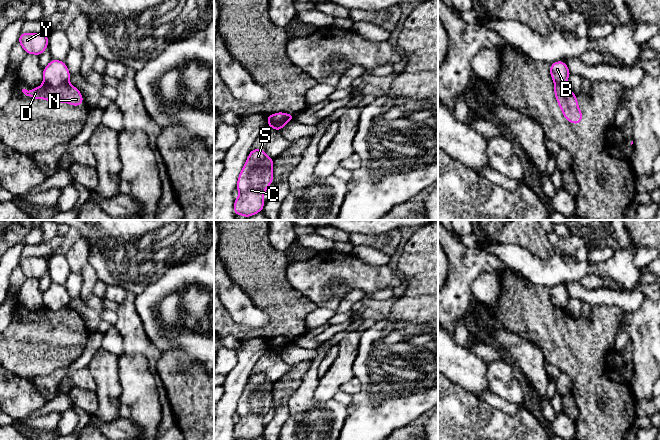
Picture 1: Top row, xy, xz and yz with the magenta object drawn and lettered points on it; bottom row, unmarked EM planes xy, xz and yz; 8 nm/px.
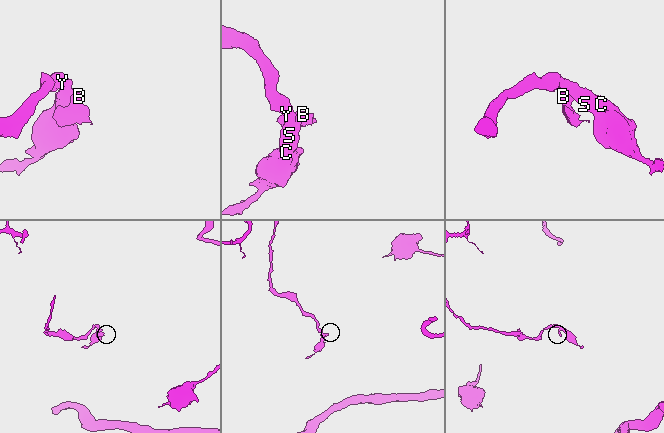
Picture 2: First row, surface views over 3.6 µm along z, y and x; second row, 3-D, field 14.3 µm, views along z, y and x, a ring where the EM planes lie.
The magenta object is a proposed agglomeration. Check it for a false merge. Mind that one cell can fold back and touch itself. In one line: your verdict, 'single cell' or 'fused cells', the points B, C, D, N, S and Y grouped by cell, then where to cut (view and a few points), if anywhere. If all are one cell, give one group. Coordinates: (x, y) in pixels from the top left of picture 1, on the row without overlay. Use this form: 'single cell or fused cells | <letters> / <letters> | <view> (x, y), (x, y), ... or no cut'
fused cells | B C S Y / D N | xy (67, 306), (56, 310), (44, 308)

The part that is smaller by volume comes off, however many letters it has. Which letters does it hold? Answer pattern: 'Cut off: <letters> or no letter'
Cut off: D, N

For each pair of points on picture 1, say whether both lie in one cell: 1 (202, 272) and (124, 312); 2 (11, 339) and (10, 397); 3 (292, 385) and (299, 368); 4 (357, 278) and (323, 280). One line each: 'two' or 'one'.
1: two
2: two
3: one
4: one

